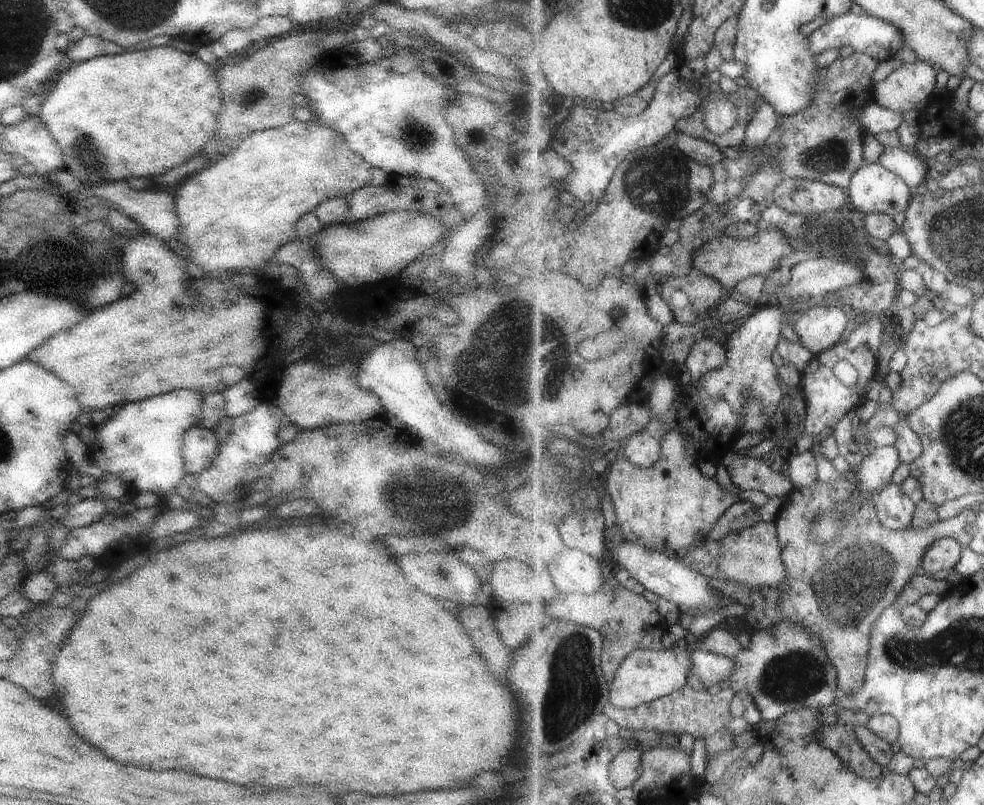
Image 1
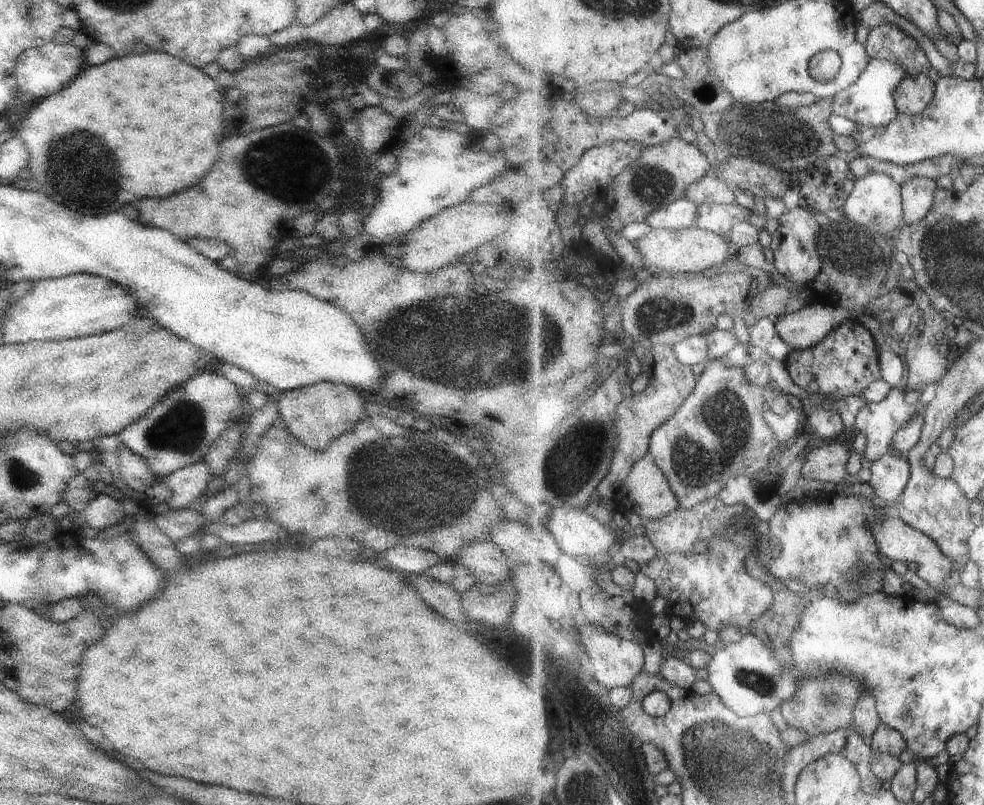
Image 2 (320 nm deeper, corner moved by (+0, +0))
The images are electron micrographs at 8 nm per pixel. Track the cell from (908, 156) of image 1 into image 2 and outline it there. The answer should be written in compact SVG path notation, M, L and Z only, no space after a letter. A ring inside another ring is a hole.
M911 177L906 180L902 184L904 224L912 225L923 220L931 212L939 189L933 179Z

